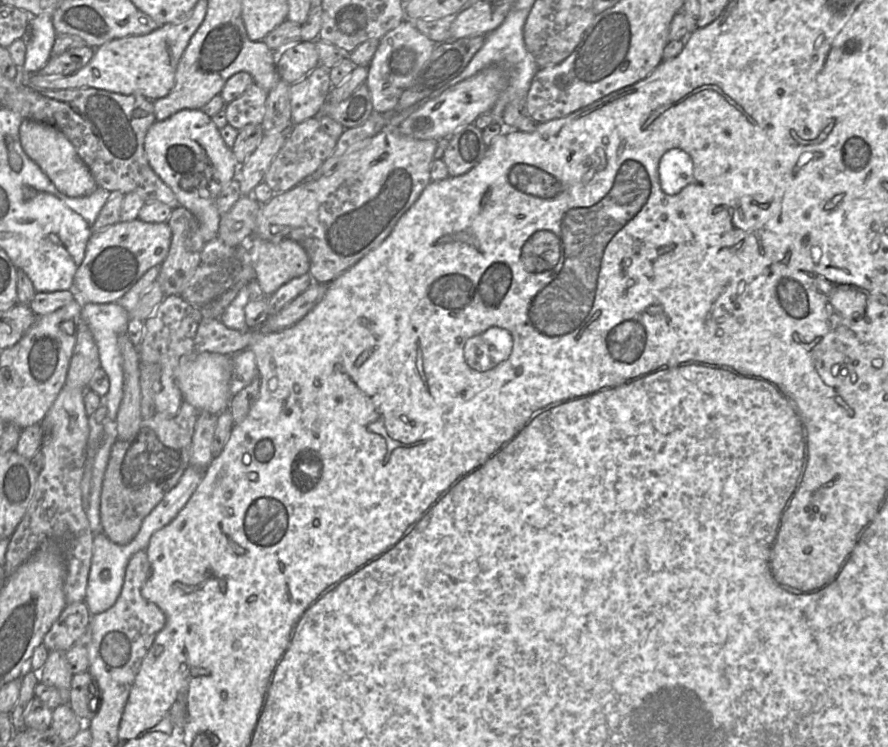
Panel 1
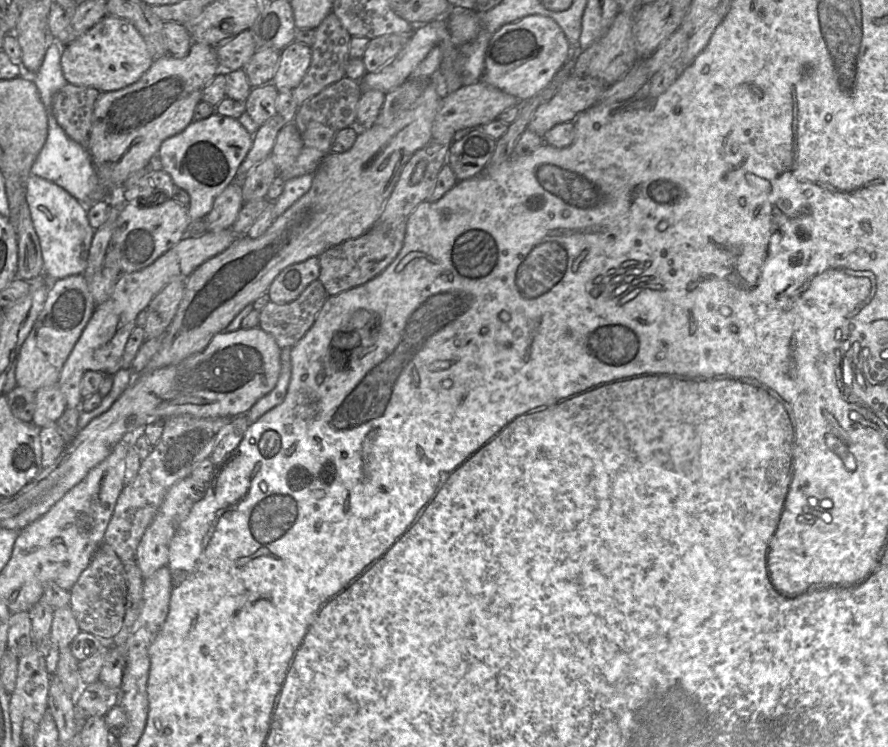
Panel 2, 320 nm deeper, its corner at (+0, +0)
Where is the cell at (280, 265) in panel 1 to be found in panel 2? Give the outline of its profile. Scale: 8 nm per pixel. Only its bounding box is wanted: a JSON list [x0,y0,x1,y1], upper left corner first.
[267,257,320,304]

